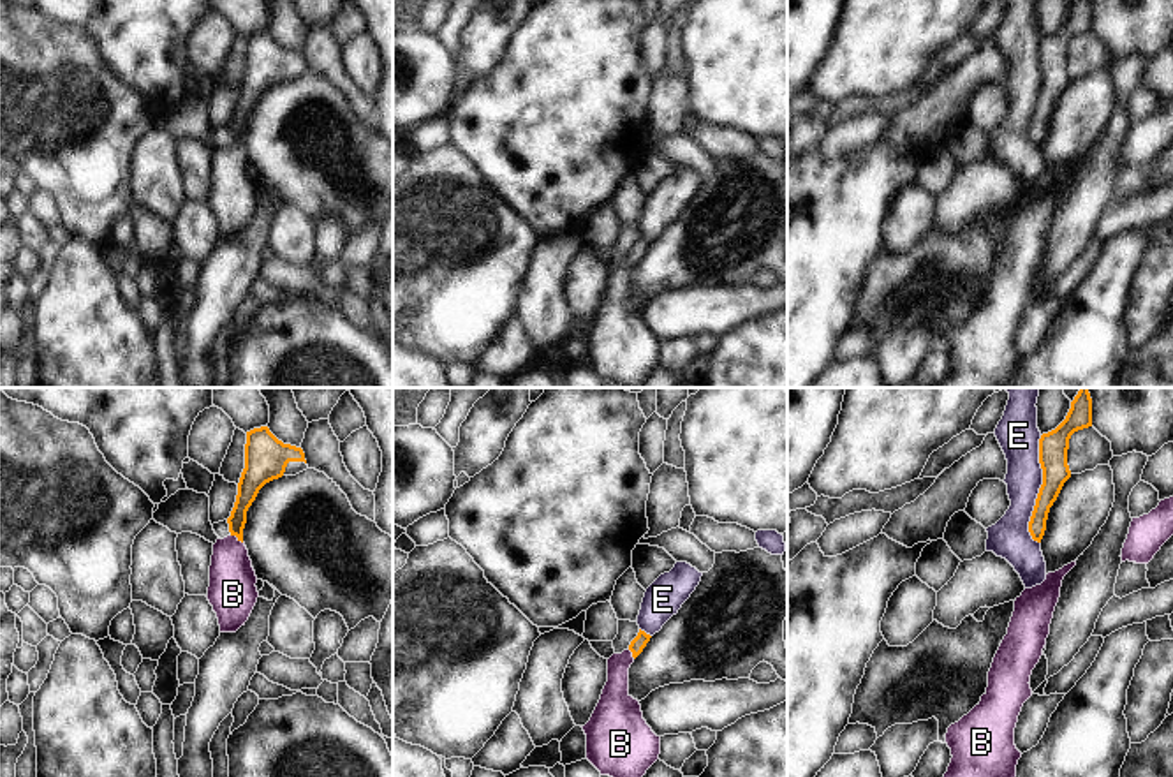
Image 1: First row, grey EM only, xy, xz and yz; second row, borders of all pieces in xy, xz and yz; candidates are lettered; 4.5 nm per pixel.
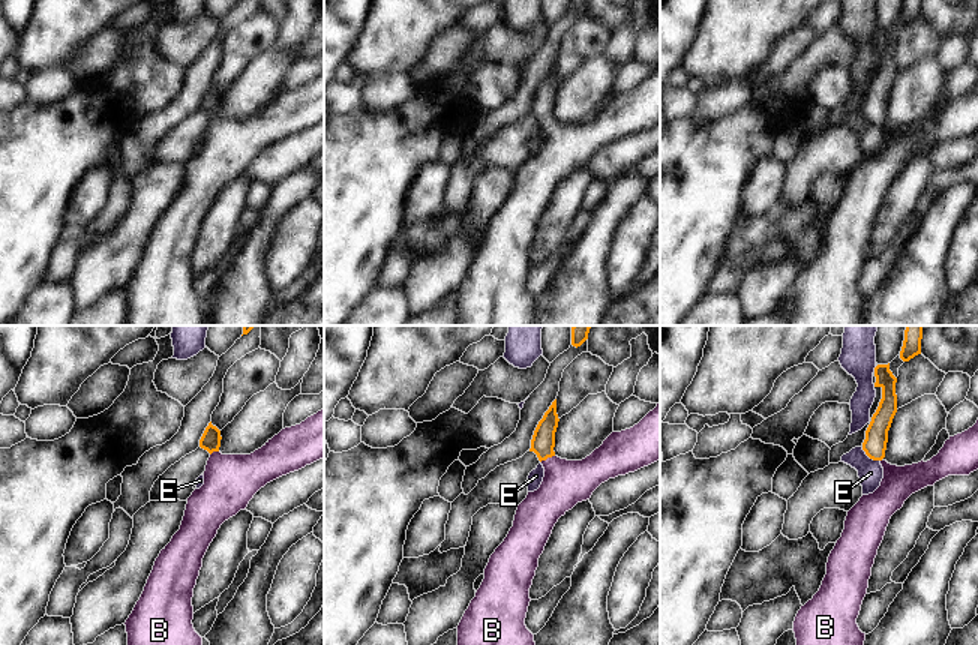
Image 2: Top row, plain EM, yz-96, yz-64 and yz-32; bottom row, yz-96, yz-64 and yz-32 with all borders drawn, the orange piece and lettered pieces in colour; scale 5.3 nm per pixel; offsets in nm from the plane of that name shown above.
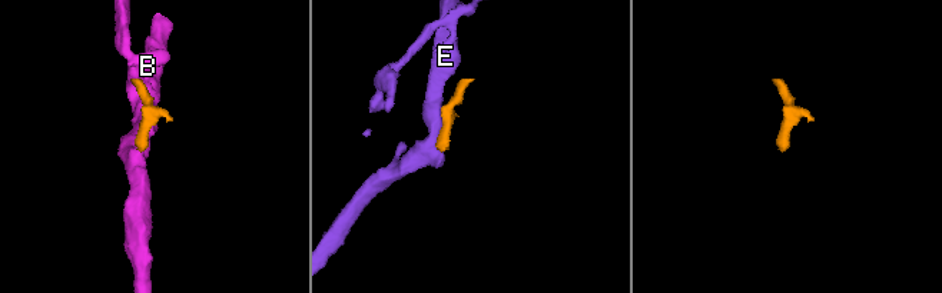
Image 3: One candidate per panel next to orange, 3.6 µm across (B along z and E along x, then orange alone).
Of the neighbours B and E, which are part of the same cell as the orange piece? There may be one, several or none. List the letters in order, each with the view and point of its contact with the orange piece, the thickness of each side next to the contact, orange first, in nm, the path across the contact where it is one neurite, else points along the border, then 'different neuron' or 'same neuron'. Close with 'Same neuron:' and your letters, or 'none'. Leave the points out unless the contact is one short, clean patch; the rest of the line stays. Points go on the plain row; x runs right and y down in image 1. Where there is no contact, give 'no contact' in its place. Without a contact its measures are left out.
B: contact xy (236, 141); calibres 100 and 220 nm; way xy (250, 88), (238, 118), (236, 141), (231, 154), (231, 196); same neuron
E: contact yz (1040, 96); calibres 130 and 180 nm; border yz (1041, 41), (1041, 92), (1029, 127), (1029, 140), (1038, 148); different neuron
Same neuron: B

